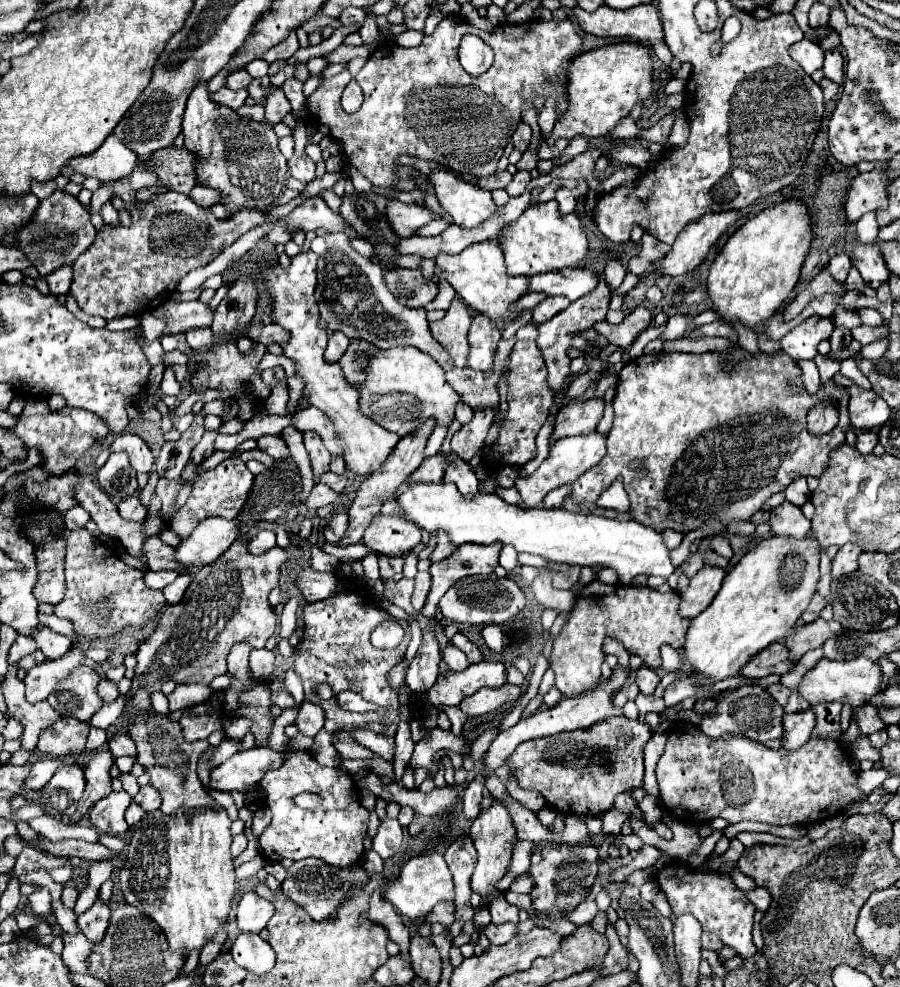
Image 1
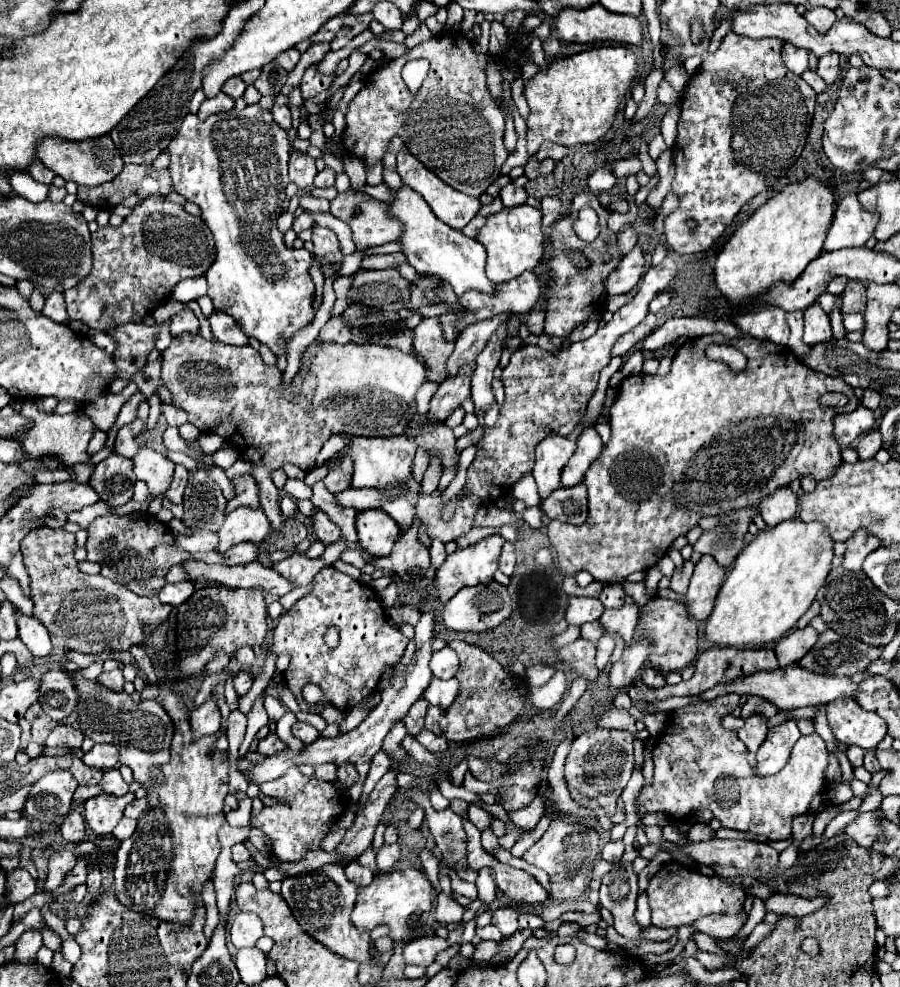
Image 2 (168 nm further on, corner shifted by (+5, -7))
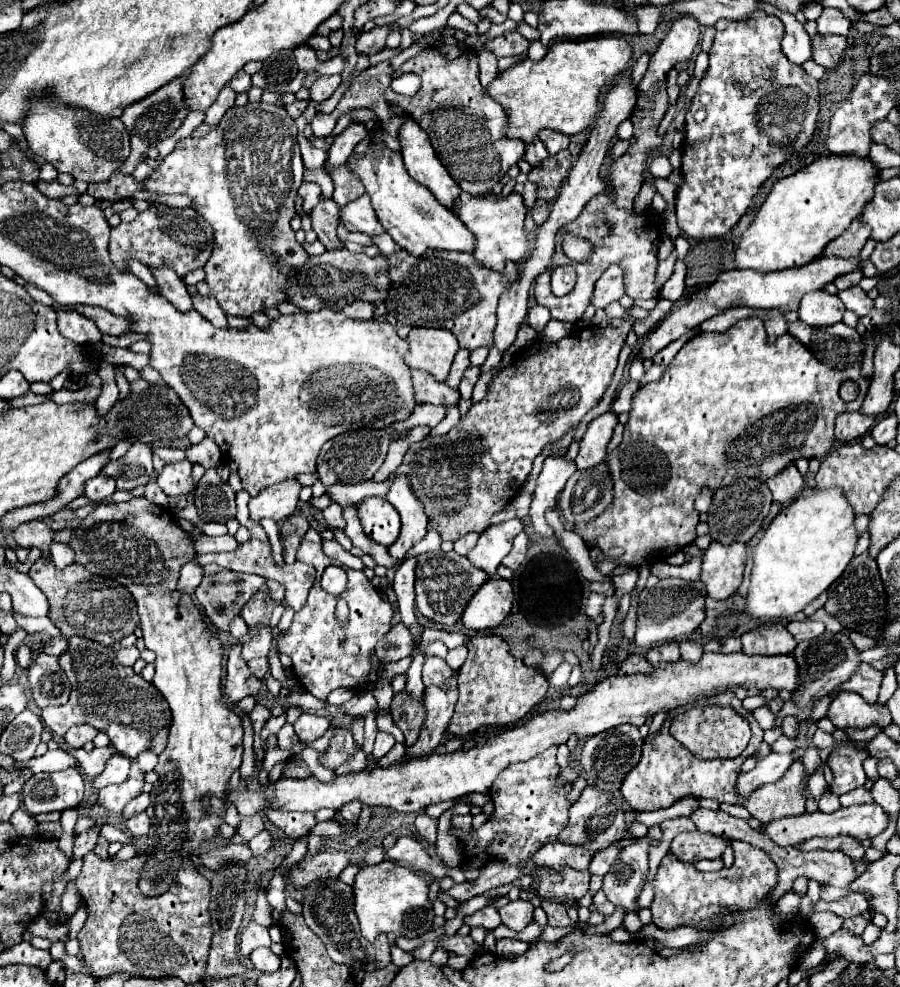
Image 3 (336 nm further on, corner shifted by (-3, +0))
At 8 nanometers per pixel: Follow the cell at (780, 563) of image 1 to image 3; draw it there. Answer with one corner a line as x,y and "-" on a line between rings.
805,488
773,518
753,554
745,614
759,620
785,620
801,612
841,576
855,556
857,540
855,512
851,512
843,490

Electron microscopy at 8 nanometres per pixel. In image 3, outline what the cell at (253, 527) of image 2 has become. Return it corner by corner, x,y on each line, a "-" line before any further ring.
283,480
283,484
275,484
275,488
265,488
249,502
251,520
259,522
261,518
271,518
279,522
289,518
297,510
299,492
301,484
297,480

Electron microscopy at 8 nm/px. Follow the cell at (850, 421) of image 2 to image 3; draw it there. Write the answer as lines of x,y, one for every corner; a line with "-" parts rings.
845,412
835,422
835,440
839,444
847,444
859,440
863,434
869,432
875,418
863,416
861,412

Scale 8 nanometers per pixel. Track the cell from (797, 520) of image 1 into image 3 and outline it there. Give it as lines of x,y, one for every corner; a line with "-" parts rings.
789,464
787,468
783,468
783,472
779,472
779,476
767,480
767,486
773,492
773,500
781,504
789,504
805,488
803,476
799,474
795,464

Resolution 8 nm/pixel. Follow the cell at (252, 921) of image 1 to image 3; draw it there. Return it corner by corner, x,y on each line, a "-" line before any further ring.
249,922
249,926
243,928
243,932
239,936
239,954
243,958
247,958
259,946
271,946
269,930
265,926
259,926
255,922

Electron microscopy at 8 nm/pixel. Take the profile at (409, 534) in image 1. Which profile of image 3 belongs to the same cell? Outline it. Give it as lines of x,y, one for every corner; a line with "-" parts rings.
365,498
359,504
359,520
363,526
363,532
377,544
391,546
399,536
399,514
385,498

